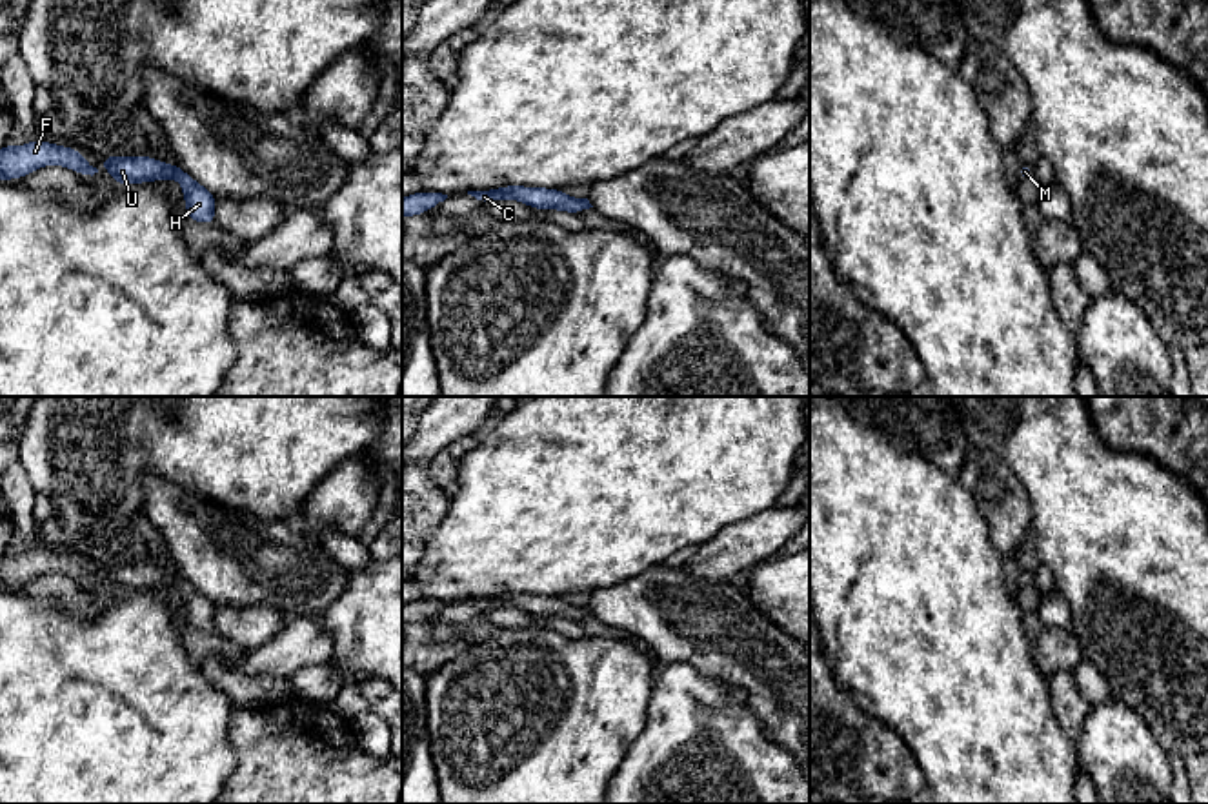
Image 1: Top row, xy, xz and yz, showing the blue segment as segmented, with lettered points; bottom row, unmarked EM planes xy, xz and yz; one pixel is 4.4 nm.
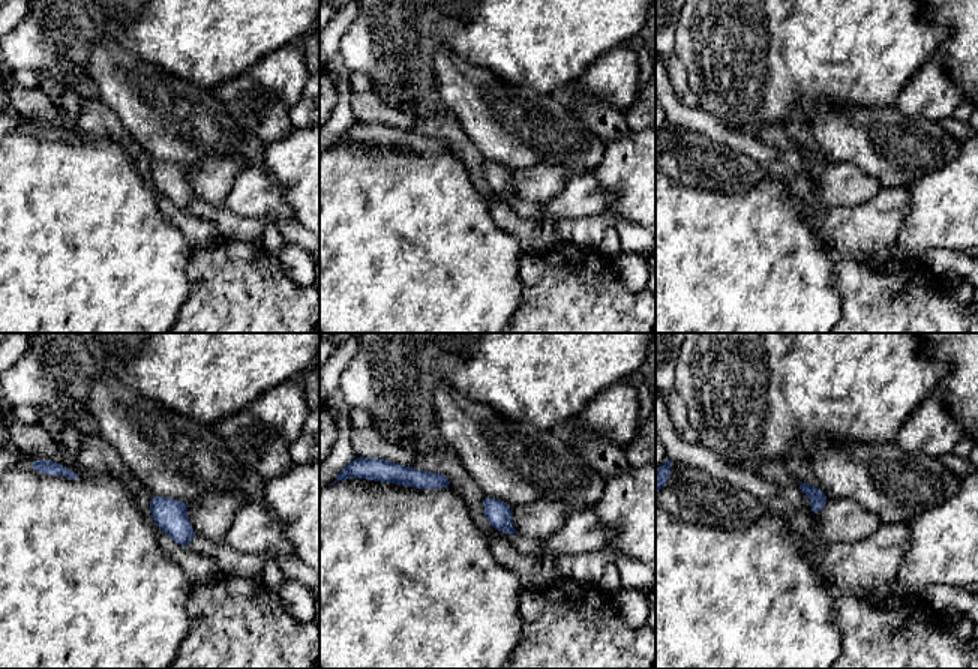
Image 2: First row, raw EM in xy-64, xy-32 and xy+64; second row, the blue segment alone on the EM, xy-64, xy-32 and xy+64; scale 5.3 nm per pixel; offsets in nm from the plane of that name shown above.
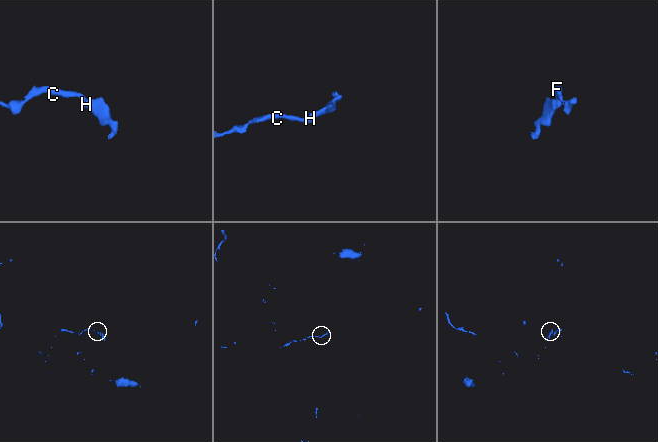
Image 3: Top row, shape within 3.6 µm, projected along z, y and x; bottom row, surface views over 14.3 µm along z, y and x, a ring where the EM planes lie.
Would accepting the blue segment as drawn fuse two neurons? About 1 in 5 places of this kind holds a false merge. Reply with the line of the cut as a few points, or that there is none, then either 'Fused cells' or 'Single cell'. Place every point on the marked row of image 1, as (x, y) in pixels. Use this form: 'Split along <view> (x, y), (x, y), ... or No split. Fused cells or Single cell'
No split. Single cell

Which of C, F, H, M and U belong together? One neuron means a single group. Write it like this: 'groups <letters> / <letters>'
groups C F H M U

